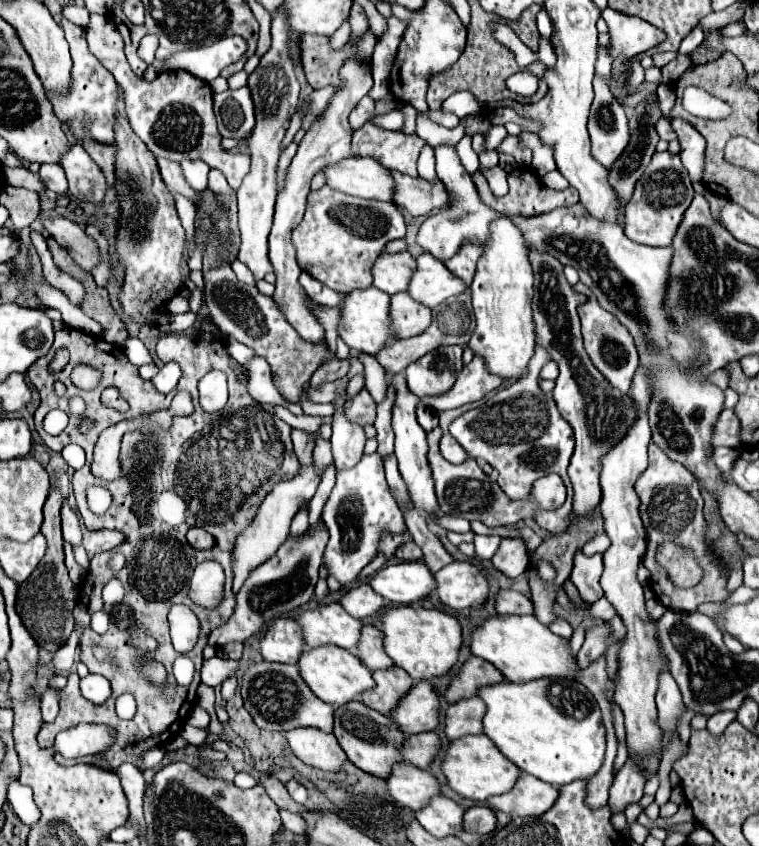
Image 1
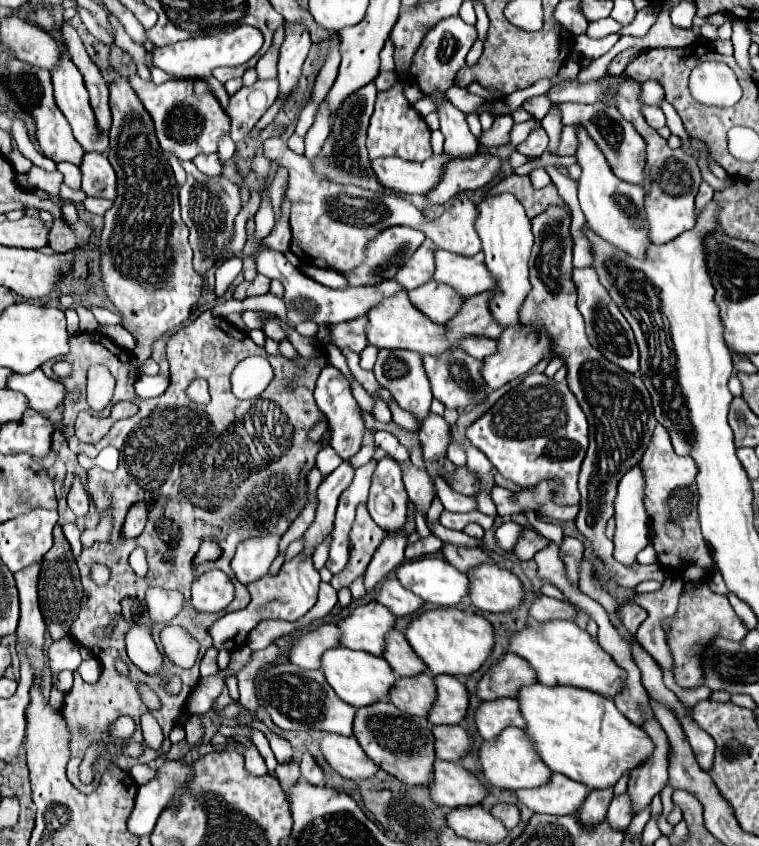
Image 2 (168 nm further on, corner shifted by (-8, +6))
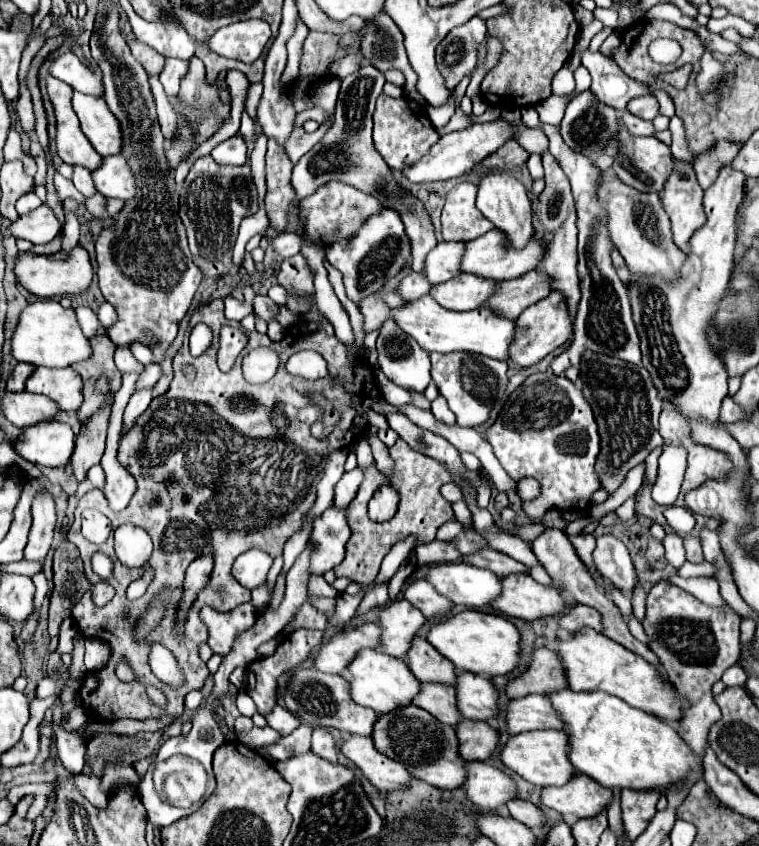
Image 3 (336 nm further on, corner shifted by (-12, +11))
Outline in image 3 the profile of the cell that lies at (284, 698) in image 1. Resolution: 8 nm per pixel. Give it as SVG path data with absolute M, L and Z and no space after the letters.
M317 669L293 671L293 677L285 691L285 707L311 727L335 727L351 735L369 737L373 733L373 723L377 721L375 711L369 711L367 707L359 707L351 699L351 695L347 695L347 681L341 675L329 675Z

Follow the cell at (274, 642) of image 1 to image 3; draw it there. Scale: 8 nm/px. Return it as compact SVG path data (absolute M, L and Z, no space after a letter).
M363 623L357 629L335 635L331 641L323 641L319 655L315 659L315 667L323 673L339 675L347 669L347 663L351 663L351 659L355 659L355 655L363 647L379 647L379 629L375 623Z

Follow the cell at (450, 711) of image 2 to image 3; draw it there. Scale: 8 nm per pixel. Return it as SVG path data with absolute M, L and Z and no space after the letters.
M475 673L457 675L457 705L463 717L487 721L499 715L499 693L489 677Z

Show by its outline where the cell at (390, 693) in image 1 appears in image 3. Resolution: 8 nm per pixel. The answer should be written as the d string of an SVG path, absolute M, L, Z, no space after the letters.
M423 683L419 695L413 701L417 707L429 711L435 719L455 727L461 721L457 703L455 703L455 687L443 683Z

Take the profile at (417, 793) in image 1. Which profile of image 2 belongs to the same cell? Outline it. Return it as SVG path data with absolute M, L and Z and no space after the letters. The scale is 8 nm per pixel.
M435 760L433 778L425 786L429 790L431 800L447 808L479 804L487 794L487 790L471 772L467 772L455 762L445 760Z

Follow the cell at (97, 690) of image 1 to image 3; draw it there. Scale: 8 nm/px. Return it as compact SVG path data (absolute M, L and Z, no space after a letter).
M85 639L85 667L89 671L99 671L107 665L109 647L99 639Z

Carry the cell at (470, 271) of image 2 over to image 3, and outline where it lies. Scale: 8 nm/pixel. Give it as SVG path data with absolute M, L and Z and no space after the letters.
M491 229L483 237L467 243L465 255L461 261L461 271L473 273L473 275L479 275L485 279L503 281L503 279L515 279L515 277L535 269L535 263L539 263L539 259L543 259L543 247L539 247L539 243L535 243L535 235L531 237L531 243L527 243L527 247L515 251L515 247L507 247L507 237L501 231Z

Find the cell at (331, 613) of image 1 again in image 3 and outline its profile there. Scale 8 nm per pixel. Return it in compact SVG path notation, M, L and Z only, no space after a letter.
M405 599L391 601L379 613L377 625L383 629L379 651L399 659L406 658L413 637L419 633L425 621L425 615L419 613L417 607L413 607Z

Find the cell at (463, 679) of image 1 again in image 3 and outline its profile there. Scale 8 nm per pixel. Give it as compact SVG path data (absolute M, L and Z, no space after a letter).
M547 647L535 649L531 657L531 667L517 679L509 681L507 695L511 699L527 697L533 693L551 695L551 691L567 689L567 677L559 655Z

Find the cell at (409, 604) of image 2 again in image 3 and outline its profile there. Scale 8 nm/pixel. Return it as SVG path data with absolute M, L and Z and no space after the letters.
M425 579L413 581L405 591L405 599L413 603L425 617L443 615L453 609L453 603L447 597L439 595L435 587L431 587L431 583L427 583Z

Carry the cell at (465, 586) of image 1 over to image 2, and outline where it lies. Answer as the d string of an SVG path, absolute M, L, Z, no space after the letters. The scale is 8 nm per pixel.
M477 564L473 570L467 570L467 578L471 584L467 596L473 602L473 606L477 606L483 612L507 612L519 606L523 598L523 588L519 578L513 572L499 568L497 564Z

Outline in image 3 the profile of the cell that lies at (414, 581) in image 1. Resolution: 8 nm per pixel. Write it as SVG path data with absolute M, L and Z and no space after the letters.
M459 561L459 563L431 565L429 573L427 573L427 581L441 595L447 595L453 603L465 605L465 607L471 607L471 609L489 607L501 595L501 579L493 571L481 569L481 567L475 567L475 565L465 565L463 561Z

